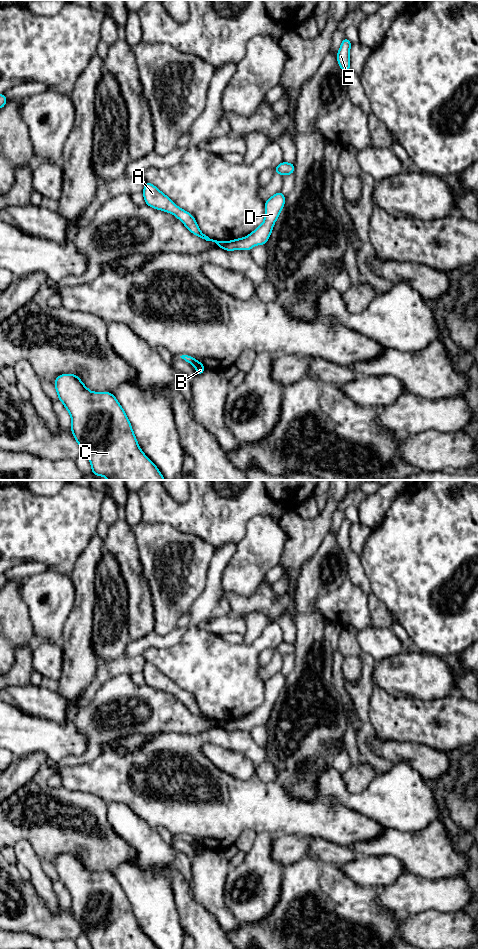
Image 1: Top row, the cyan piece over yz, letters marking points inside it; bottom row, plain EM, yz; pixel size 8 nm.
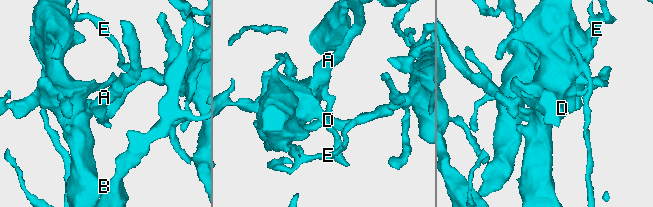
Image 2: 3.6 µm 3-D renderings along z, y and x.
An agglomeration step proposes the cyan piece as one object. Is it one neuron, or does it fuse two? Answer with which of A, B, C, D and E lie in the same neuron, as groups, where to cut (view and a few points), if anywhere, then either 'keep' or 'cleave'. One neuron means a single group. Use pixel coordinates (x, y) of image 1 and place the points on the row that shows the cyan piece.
A B C / D E; cut in yz along (226, 242), (221, 247); cleave

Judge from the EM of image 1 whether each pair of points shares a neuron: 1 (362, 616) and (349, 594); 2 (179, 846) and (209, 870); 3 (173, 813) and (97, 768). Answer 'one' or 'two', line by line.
1: one
2: two
3: one

